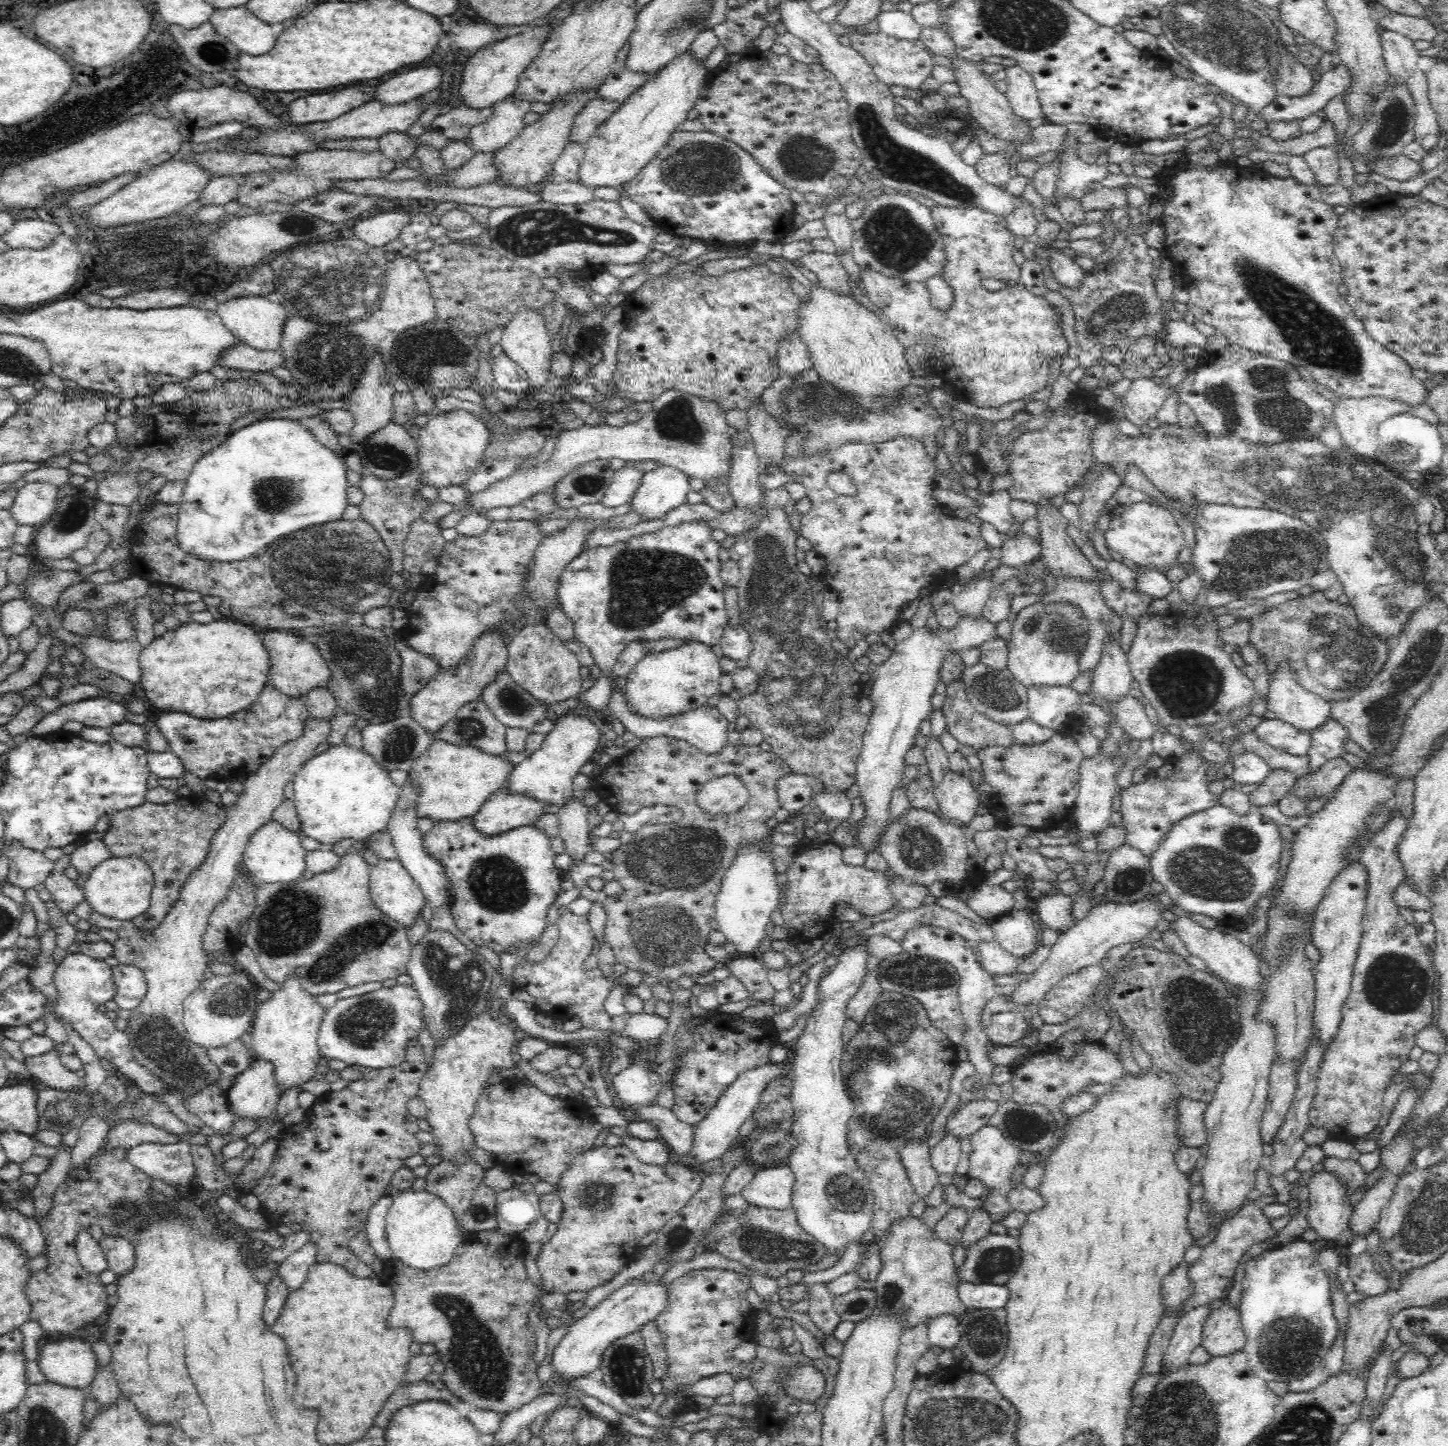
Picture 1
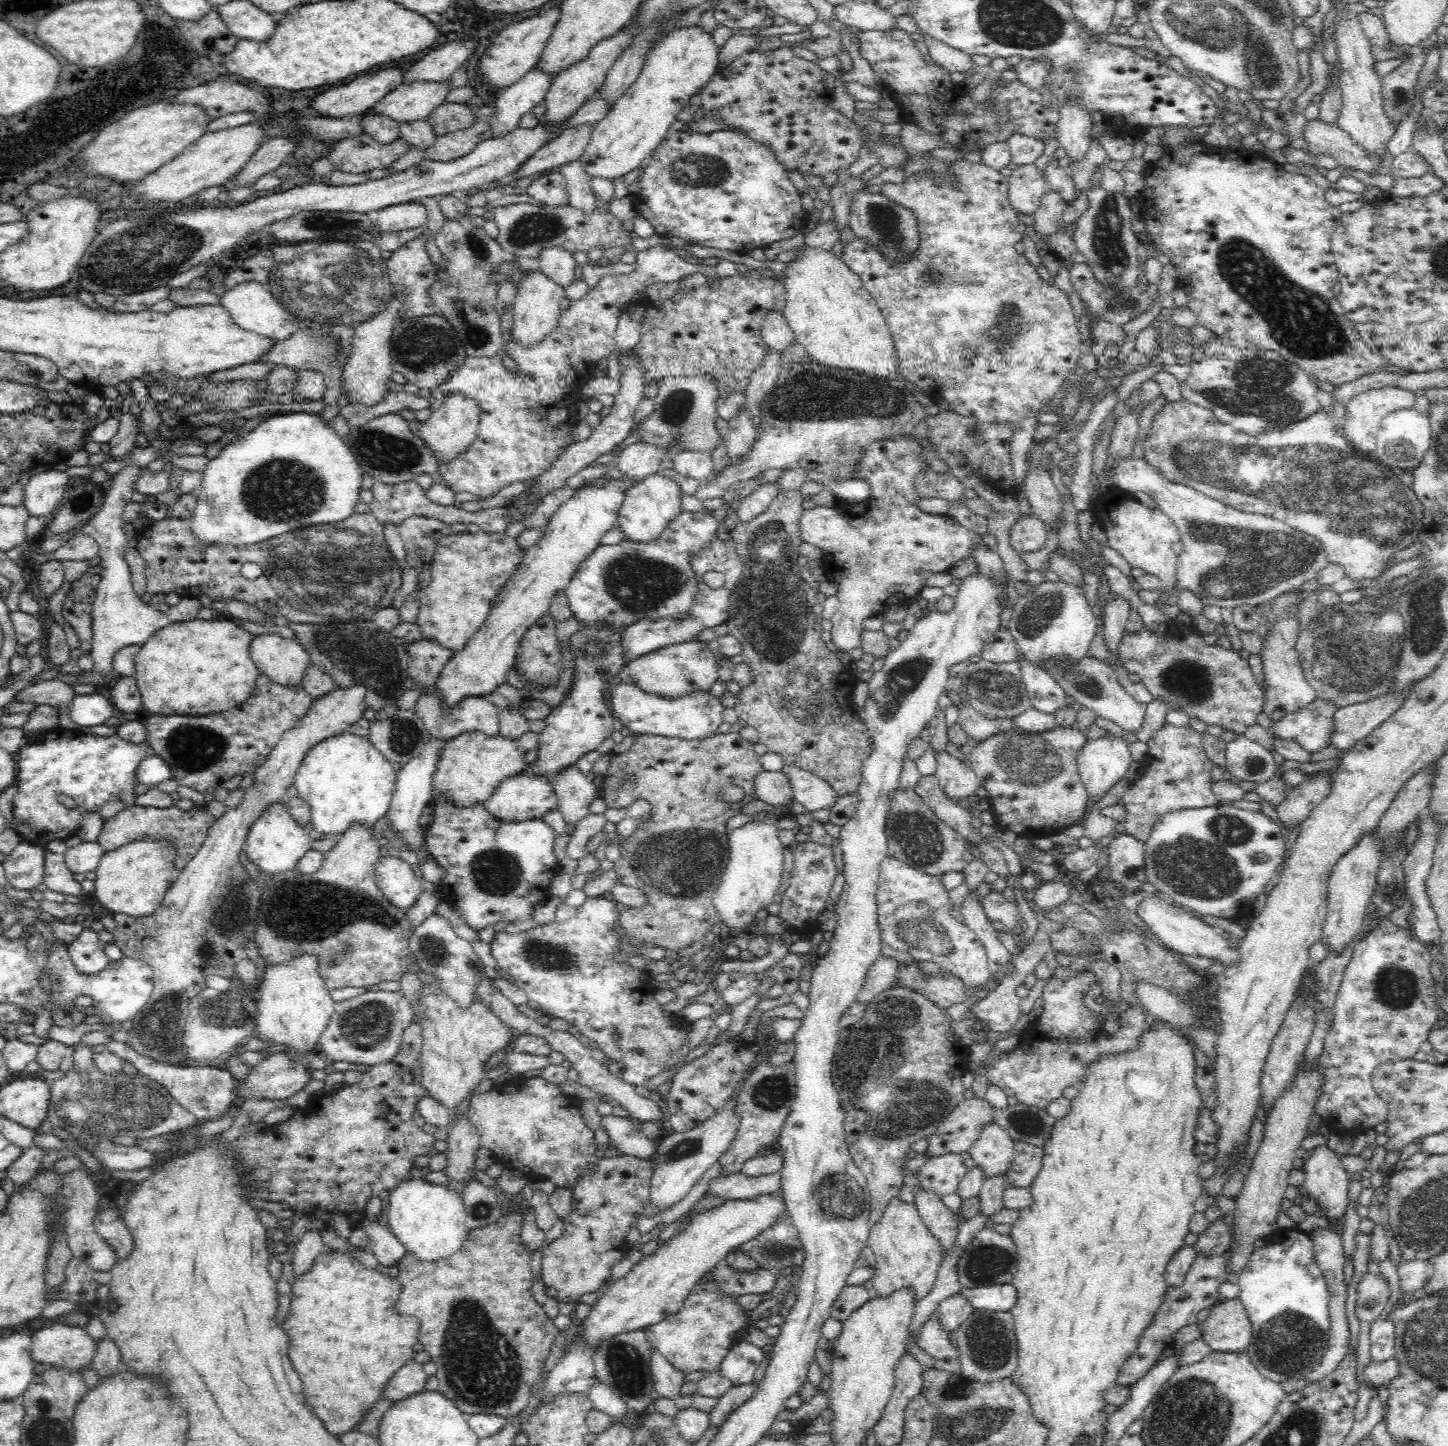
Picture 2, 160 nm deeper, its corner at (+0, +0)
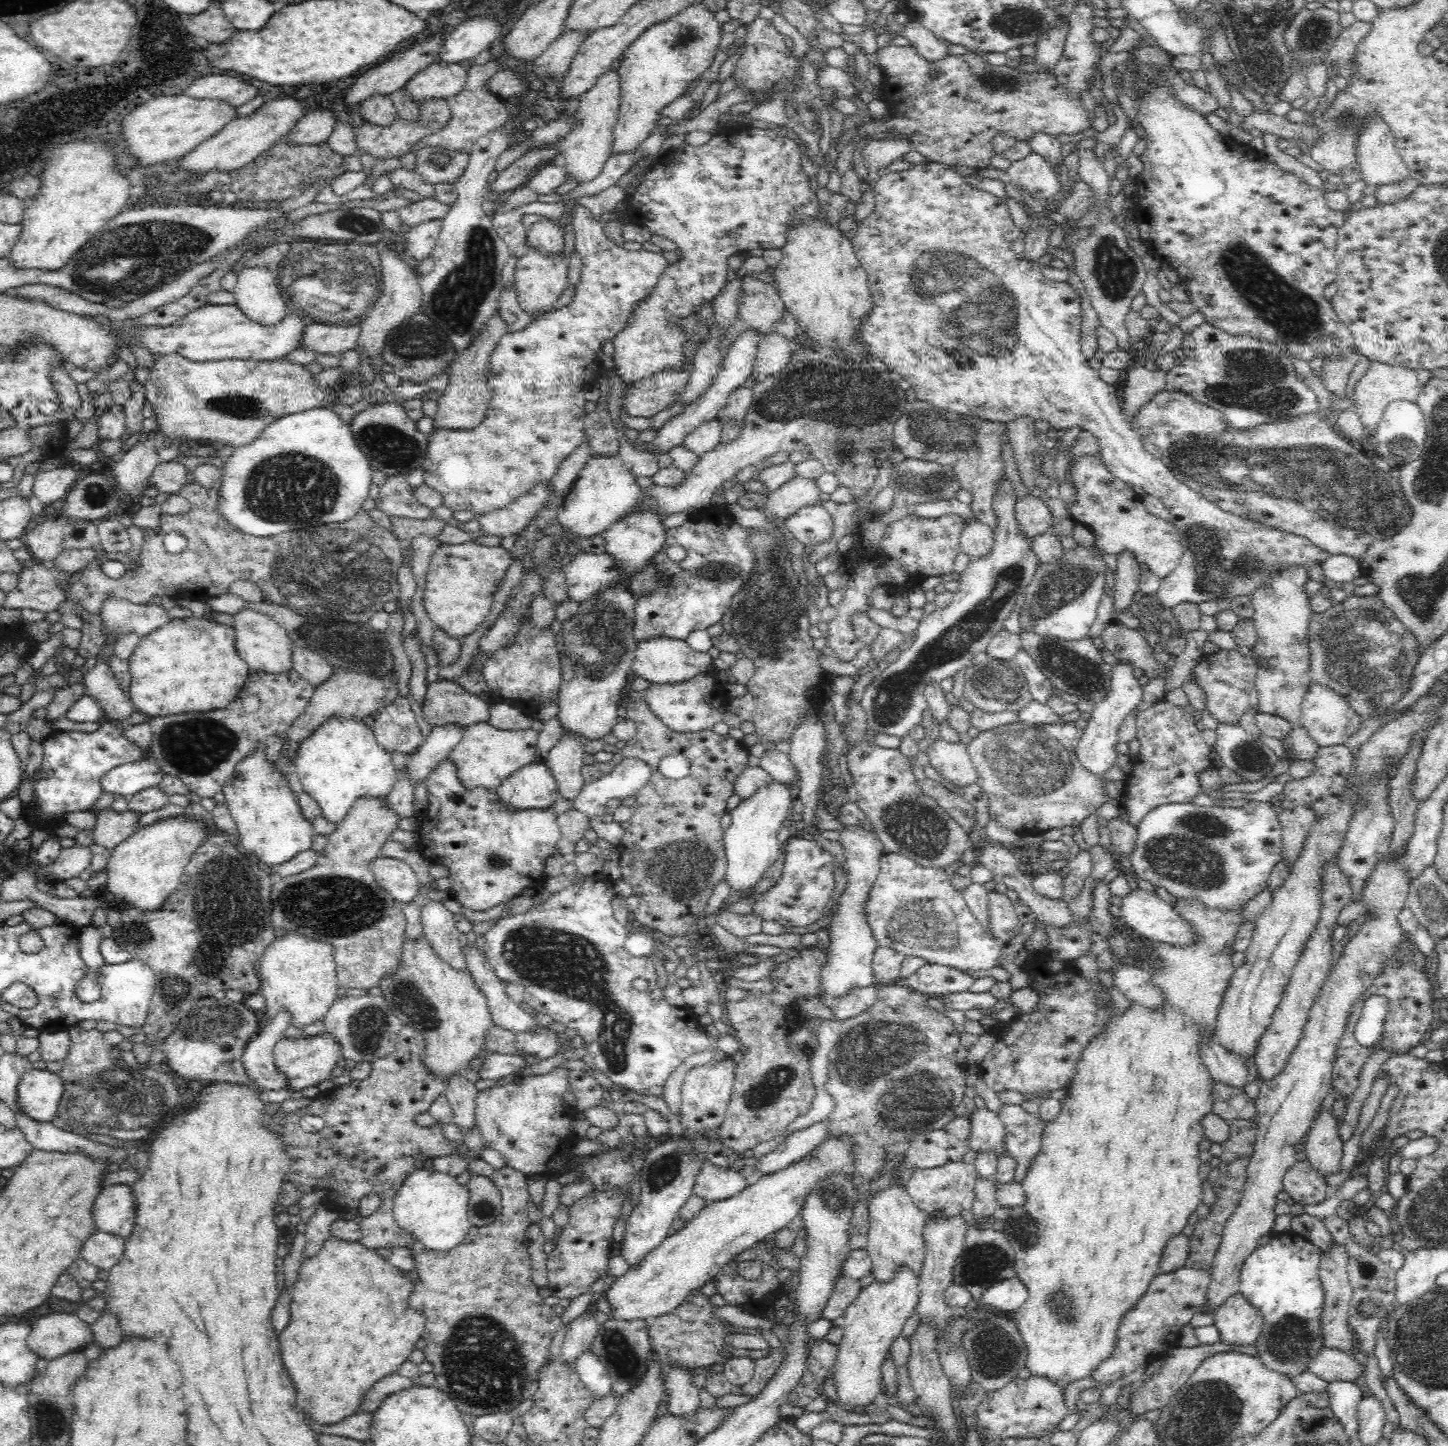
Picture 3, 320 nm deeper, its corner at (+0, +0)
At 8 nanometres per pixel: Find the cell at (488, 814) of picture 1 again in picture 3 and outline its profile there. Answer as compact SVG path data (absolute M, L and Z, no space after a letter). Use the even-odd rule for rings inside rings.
M532 762L513 772L497 788L506 807L546 808L560 798L558 783L545 762Z

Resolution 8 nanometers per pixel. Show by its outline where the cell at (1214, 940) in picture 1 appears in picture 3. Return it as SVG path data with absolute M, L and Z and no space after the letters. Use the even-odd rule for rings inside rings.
M1136 888L1121 898L1121 918L1124 928L1131 930L1140 938L1156 940L1174 946L1186 946L1193 938L1190 925L1180 917L1172 905L1160 899L1154 891Z

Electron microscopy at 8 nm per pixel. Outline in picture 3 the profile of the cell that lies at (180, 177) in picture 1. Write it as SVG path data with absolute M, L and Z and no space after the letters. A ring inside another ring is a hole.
M278 96L265 101L254 112L236 117L214 136L202 141L196 148L180 158L180 168L192 174L207 174L211 170L222 173L236 171L250 165L262 152L268 150L276 140L286 137L294 125L308 112L308 102L298 102L292 96Z

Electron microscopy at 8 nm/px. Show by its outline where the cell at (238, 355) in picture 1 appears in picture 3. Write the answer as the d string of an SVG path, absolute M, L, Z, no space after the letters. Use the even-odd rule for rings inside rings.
M309 323L301 338L301 346L310 348L317 354L338 354L352 350L359 337L362 324L340 327L319 323Z

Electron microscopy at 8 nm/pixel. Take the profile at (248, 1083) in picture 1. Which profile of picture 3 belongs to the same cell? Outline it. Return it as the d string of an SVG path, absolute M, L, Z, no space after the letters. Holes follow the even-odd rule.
M323 1033L300 1038L284 1036L276 1043L272 1055L275 1068L286 1075L289 1089L294 1095L299 1095L304 1088L318 1086L323 1080L335 1076L338 1073L337 1063L342 1059L337 1040Z

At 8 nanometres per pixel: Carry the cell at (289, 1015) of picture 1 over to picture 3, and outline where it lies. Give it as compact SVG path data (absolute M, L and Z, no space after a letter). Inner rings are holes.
M294 932L275 938L266 946L259 960L259 993L266 998L266 1016L286 1011L292 1014L292 1026L304 1029L308 1024L322 1020L336 998L338 990L335 956L330 943L306 939Z

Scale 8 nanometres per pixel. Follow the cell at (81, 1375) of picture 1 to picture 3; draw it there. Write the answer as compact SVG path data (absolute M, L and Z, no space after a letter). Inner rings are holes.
M53 1312L35 1320L30 1325L30 1334L26 1336L26 1344L32 1352L48 1361L57 1359L68 1352L83 1351L94 1340L91 1325L82 1321L75 1313Z

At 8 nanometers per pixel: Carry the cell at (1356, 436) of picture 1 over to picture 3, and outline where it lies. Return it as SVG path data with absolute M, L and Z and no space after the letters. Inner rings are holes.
M1374 360L1370 362L1355 385L1355 395L1353 397L1356 399L1356 403L1353 409L1359 416L1360 422L1364 424L1364 428L1368 428L1374 434L1375 439L1376 424L1381 420L1386 406L1394 400L1417 402L1420 388L1421 385L1416 370L1404 368L1403 366L1390 366Z

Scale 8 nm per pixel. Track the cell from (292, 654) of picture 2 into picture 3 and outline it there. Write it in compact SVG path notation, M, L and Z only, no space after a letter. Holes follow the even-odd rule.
M246 608L232 614L232 625L230 627L234 629L235 649L238 657L246 662L249 673L263 671L278 675L293 669L291 659L293 640L289 637L287 630L271 616Z

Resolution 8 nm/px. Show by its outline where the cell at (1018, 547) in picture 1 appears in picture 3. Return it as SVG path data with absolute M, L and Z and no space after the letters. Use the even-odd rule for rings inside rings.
M1024 494L1018 498L1015 513L1021 531L1029 541L1042 532L1050 531L1053 524L1053 516L1048 505L1040 497L1035 498L1031 494Z

